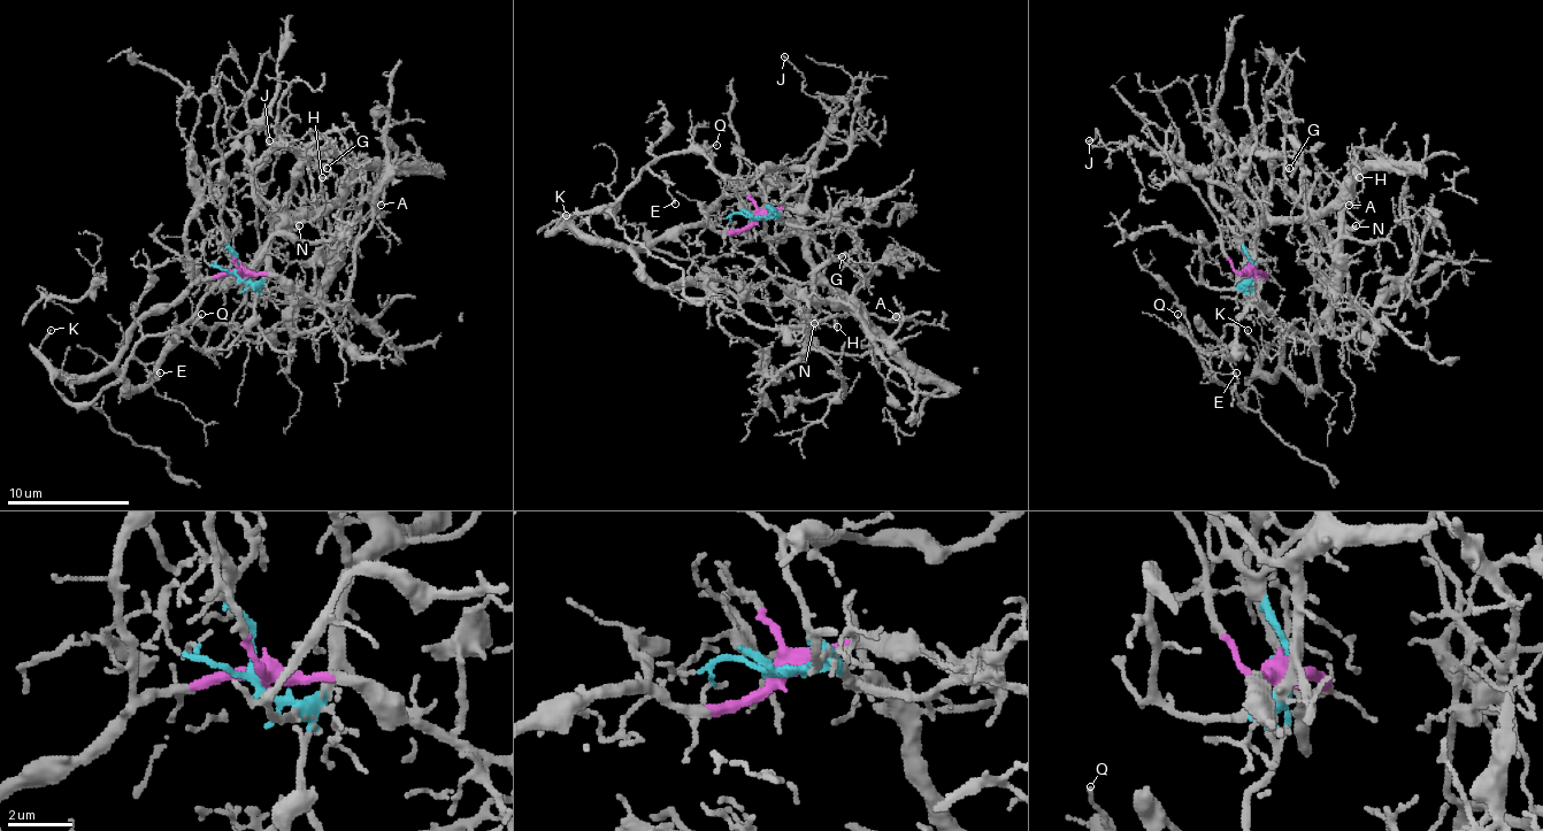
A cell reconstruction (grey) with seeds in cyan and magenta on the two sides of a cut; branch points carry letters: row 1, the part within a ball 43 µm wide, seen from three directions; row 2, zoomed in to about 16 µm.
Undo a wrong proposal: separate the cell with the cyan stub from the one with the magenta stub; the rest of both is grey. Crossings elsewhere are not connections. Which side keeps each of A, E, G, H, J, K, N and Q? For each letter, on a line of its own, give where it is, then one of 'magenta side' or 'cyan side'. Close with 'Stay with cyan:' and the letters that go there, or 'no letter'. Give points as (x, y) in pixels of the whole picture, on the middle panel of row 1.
A: (896, 316) | cyan side
E: (675, 204) | magenta side
G: (842, 256) | cyan side
H: (837, 326) | cyan side
J: (784, 56) | cyan side
K: (566, 215) | magenta side
N: (814, 323) | cyan side
Q: (716, 145) | magenta side
Stay with cyan: A, G, H, J, N

